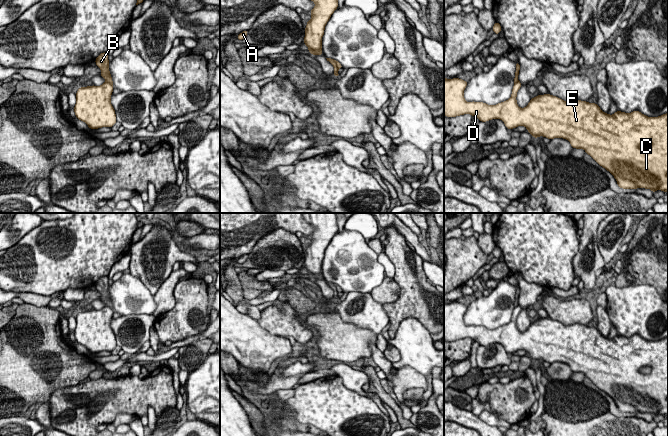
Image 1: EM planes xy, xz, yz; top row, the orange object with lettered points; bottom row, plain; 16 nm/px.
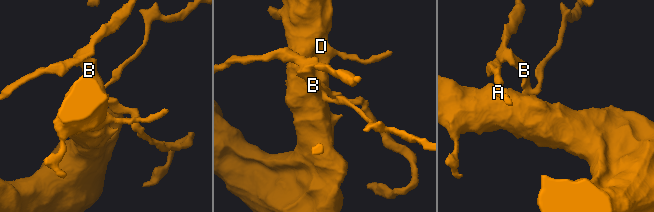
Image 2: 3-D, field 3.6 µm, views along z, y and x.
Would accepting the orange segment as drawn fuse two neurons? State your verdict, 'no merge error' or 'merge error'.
merge error

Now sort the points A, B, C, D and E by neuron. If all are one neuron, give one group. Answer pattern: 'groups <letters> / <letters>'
groups A B / C D E

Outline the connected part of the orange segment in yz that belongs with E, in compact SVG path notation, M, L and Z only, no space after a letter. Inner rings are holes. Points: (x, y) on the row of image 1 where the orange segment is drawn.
M444 78L444 115L446 117L456 117L464 114L471 114L481 122L492 119L500 119L507 129L518 126L525 126L527 131L534 137L546 137L550 140L563 138L570 142L575 149L584 149L600 166L609 171L622 189L650 189L653 193L657 190L668 191L668 113L658 117L648 117L638 110L631 113L616 111L613 115L604 113L598 104L581 100L566 102L551 94L537 95L531 98L528 105L520 108L517 104L517 92L521 87L521 82L514 83L511 97L496 105L487 105L484 102L467 102L464 98L464 90L468 82L460 79ZM644 143L652 145L650 150L643 150L640 146Z

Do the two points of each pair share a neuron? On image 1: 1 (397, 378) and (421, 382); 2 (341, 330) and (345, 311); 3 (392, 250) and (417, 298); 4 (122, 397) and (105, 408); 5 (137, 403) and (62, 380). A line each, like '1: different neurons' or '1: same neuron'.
1: same neuron
2: different neurons
3: same neuron
4: same neuron
5: different neurons

